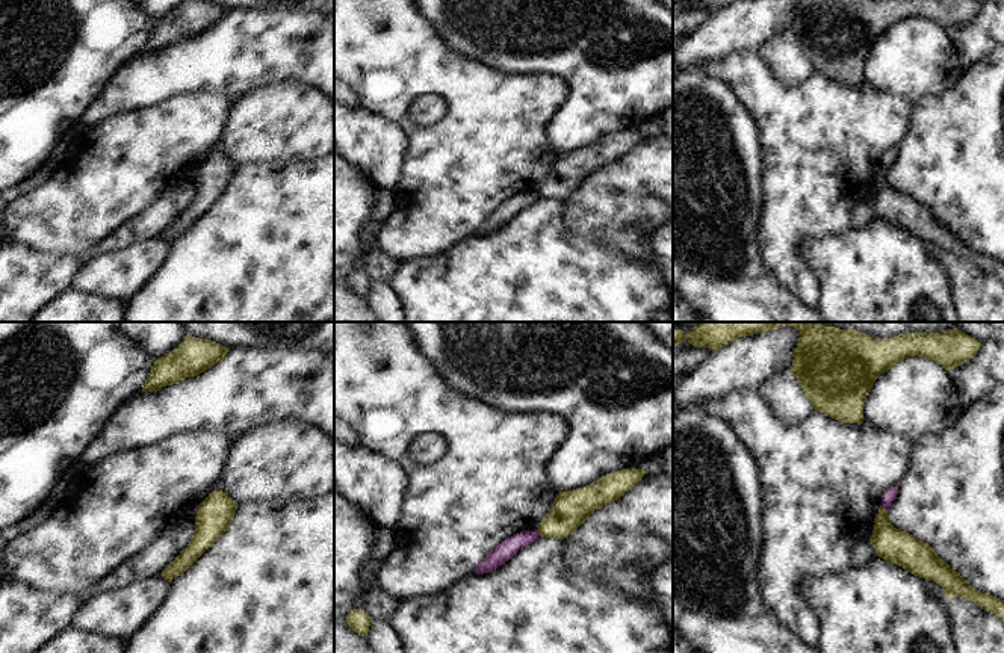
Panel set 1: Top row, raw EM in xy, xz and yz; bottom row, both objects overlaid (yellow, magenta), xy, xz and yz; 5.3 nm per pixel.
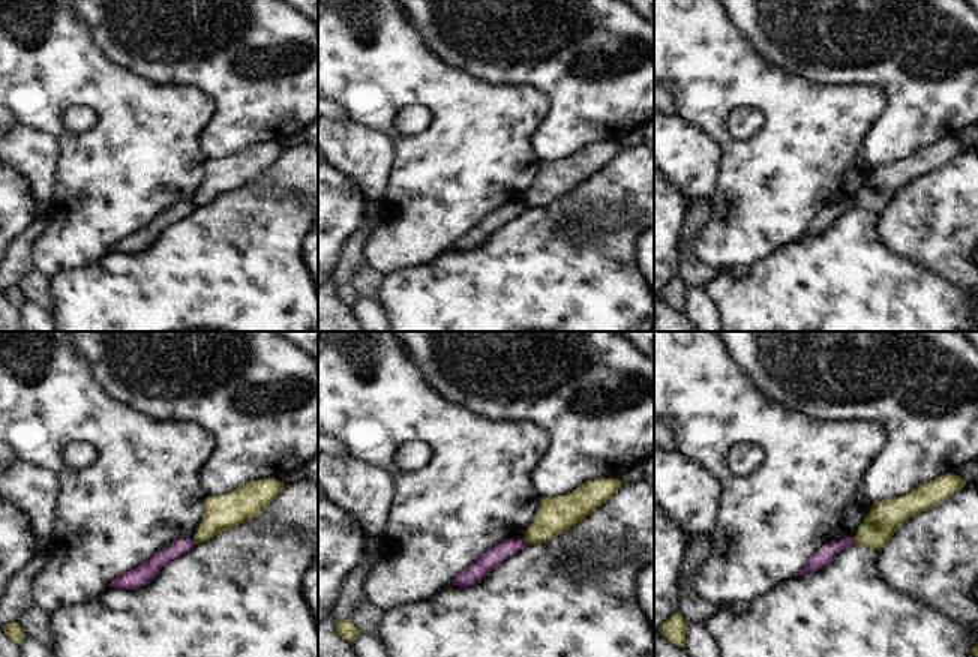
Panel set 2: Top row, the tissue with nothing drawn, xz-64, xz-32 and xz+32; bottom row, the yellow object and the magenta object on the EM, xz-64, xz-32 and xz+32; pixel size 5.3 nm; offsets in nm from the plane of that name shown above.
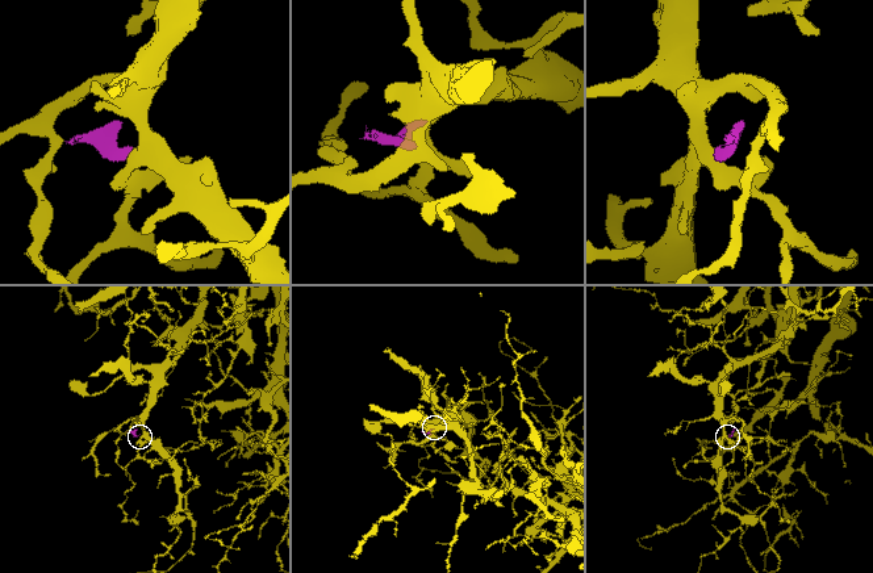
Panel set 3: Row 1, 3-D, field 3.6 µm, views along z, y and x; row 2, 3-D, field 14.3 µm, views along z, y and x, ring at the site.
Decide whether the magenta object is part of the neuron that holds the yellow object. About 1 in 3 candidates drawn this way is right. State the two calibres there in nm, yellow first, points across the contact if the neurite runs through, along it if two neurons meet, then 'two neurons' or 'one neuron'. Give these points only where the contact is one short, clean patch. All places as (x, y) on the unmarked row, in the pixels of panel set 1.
190/100 nm | along xz (536, 191), (540, 198) | two neurons

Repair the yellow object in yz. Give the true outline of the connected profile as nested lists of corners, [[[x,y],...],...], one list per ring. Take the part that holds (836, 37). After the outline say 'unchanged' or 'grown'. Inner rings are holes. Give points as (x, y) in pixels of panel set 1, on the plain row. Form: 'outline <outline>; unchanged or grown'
outline [[[798,0],[791,35],[813,71],[841,85],[863,85],[863,67],[875,41],[901,21],[921,17],[950,32],[975,18],[980,8],[975,0]]]; unchanged

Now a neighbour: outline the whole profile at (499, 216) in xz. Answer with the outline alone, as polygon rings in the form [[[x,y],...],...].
[[[537,190],[534,192],[523,192],[516,195],[514,198],[502,203],[496,207],[476,228],[476,236],[484,236],[488,233],[496,231],[497,228],[504,227],[508,221],[511,221],[520,210],[531,206],[535,201],[540,201]]]

